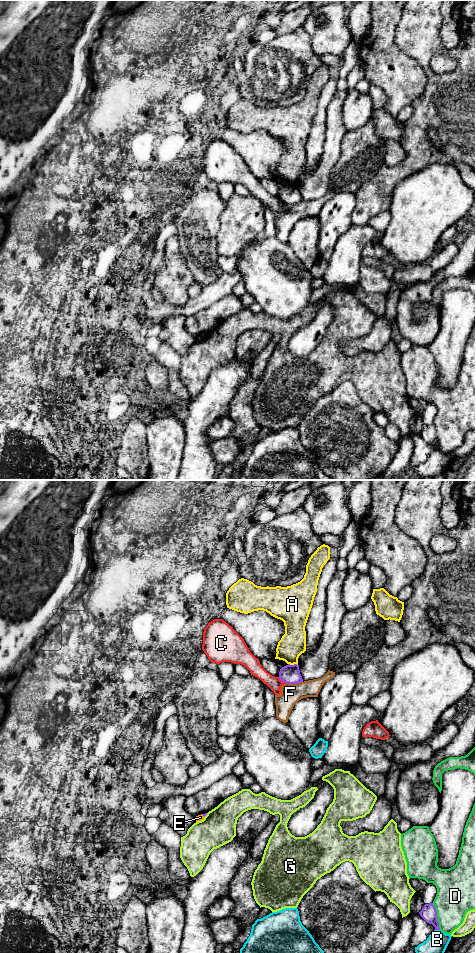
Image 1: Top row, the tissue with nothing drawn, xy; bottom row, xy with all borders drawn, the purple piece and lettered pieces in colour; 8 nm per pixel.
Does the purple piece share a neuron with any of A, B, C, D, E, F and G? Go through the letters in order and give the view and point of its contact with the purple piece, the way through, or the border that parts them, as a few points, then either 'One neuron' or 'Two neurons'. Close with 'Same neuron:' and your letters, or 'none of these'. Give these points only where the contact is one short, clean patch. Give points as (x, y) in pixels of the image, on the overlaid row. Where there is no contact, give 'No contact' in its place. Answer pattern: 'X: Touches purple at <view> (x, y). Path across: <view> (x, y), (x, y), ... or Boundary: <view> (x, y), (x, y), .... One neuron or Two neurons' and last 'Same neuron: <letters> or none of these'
A: Touches purple at xy (294, 664). Two neurons
B: Touches purple at xy (437, 929). Two neurons
C: Touches purple at xy (282, 681). Two neurons
D: Touches purple at xy (436, 916). Two neurons
E: Touches purple at xy (203, 815). Boundary: xy (201, 814), (204, 816). Two neurons
F: Touches purple at xy (294, 683). Boundary: xy (302, 681), (286, 683). Two neurons
G: Touches purple at xy (206, 814). Two neurons
Same neuron: none of these

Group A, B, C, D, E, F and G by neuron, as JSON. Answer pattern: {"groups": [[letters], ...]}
{"groups": [["A"], ["B"], ["C"], ["D"], ["E"], ["F"], ["G"]]}

